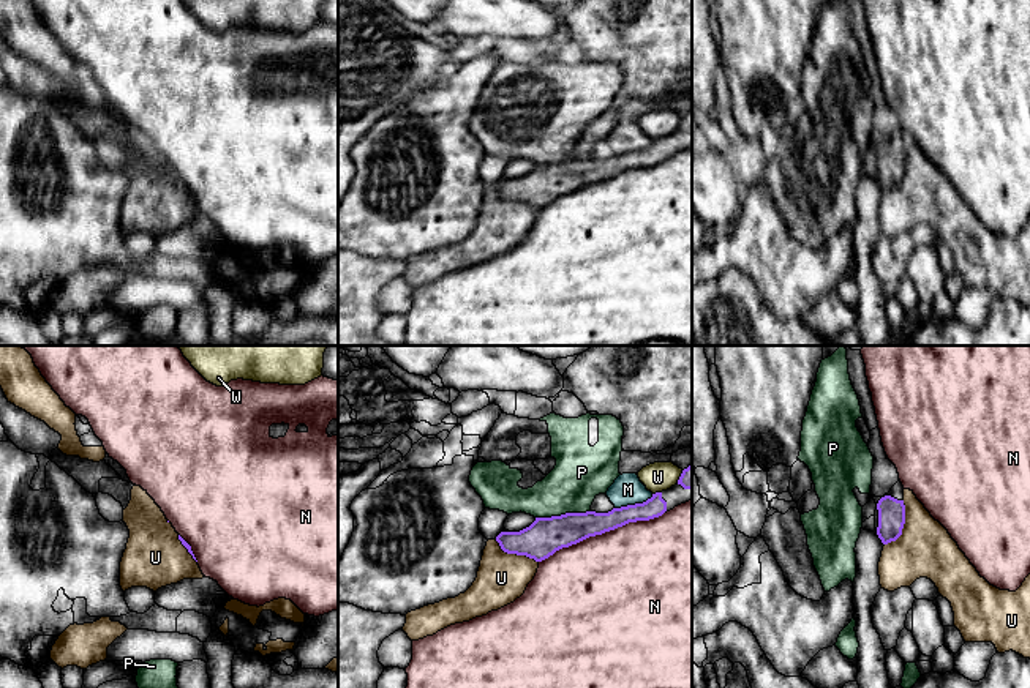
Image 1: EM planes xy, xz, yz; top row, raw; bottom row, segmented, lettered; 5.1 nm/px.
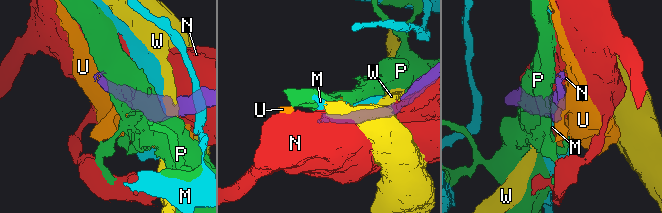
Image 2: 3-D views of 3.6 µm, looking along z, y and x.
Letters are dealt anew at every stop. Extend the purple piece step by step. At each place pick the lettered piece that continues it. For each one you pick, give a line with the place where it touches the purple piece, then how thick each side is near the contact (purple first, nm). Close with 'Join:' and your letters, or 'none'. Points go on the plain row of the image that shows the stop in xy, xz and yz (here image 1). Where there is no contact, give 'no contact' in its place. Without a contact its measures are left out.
Join: none

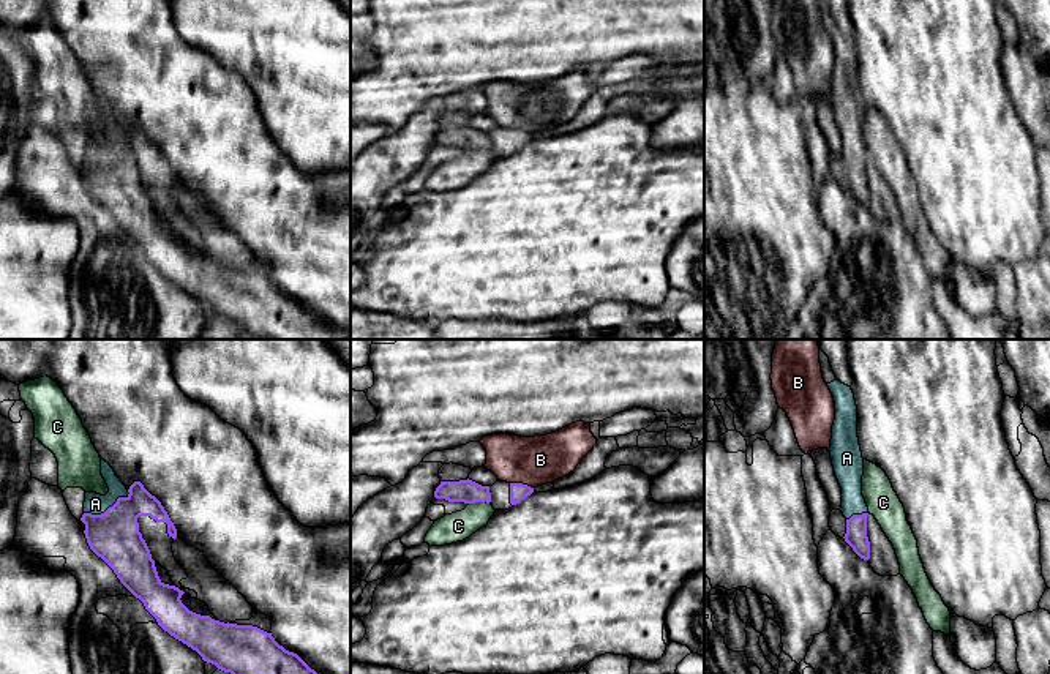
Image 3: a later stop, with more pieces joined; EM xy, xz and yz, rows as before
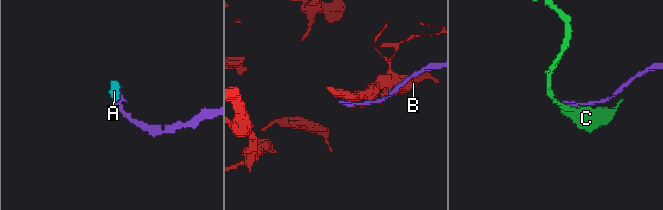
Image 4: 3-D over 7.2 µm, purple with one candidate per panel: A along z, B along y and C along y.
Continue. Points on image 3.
A: contact xy (108, 155); calibres 260 and 110 nm
Join: A

